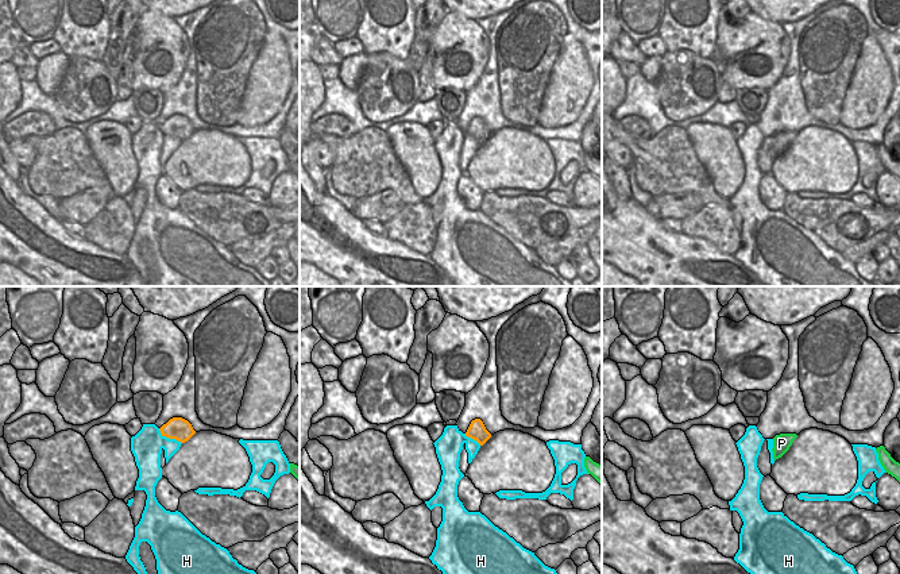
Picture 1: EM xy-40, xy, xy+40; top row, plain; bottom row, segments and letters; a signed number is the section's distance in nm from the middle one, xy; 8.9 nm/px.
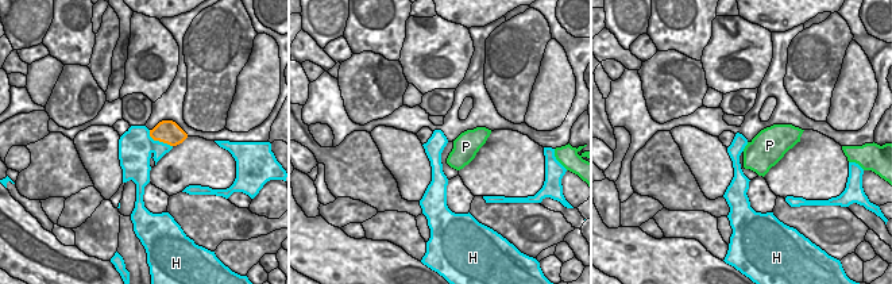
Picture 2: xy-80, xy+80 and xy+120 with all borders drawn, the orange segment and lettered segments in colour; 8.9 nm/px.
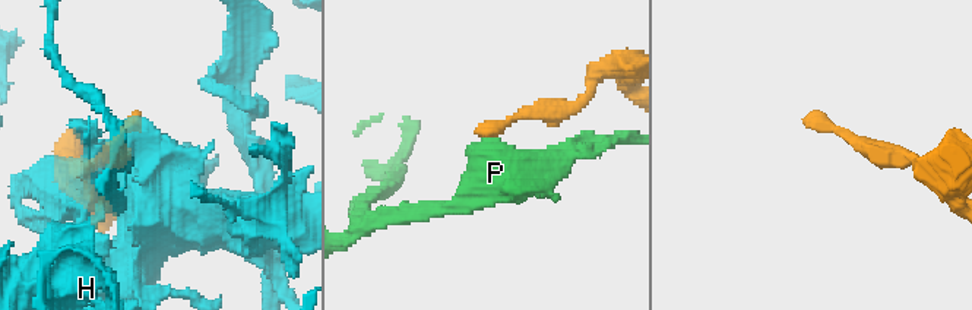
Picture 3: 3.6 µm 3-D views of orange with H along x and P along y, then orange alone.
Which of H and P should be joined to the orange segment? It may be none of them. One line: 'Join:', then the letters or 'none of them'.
Join: none of them.

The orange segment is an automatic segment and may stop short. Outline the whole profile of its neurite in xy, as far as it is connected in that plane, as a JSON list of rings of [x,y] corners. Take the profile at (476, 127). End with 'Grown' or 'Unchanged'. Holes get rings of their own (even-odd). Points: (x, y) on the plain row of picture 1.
[[[475,116],[471,119],[466,134],[476,138],[480,143],[483,143],[491,135],[491,131],[486,127],[480,116]]]. Unchanged.

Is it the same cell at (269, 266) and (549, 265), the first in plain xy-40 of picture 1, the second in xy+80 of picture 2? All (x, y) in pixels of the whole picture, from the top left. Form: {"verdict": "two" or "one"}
{"verdict": "one"}

